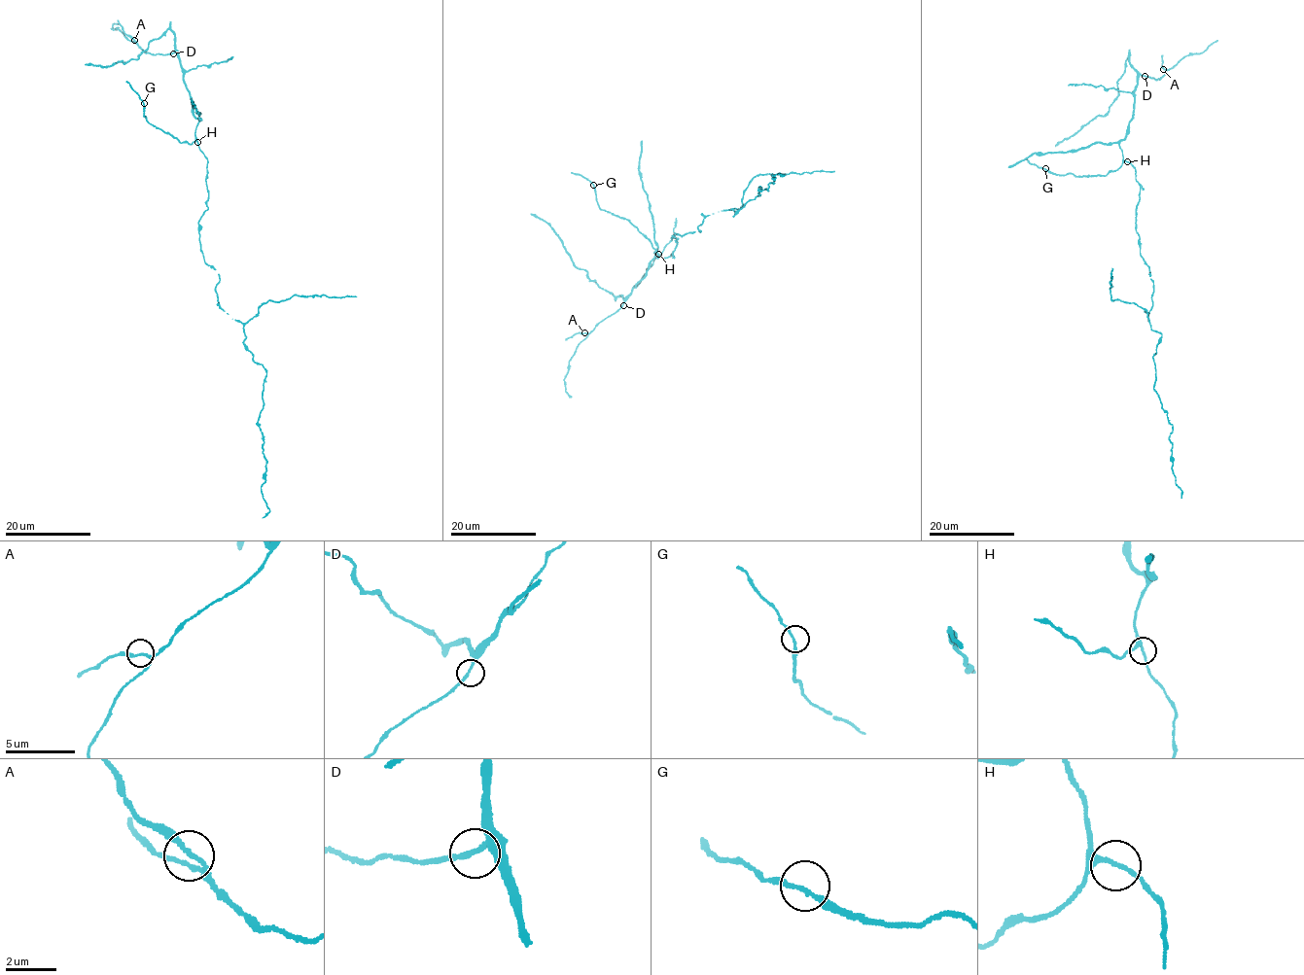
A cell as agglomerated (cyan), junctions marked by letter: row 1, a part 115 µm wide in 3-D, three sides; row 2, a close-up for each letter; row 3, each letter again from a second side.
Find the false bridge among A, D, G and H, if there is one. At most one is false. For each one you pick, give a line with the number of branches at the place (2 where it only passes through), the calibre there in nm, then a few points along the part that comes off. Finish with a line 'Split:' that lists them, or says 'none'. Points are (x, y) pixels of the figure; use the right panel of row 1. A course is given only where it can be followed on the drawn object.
Split: none

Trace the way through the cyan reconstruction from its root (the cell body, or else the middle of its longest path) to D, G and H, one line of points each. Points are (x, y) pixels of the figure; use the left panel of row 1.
D: (198, 221), (207, 208), (207, 158), (194, 137), (198, 120), (193, 116), (179, 55), (173, 53)
G: (198, 221), (207, 208), (207, 158), (196, 140), (191, 144), (181, 143), (150, 123), (144, 116), (144, 103)
H: (198, 221), (207, 208), (208, 191), (207, 158), (197, 142)

